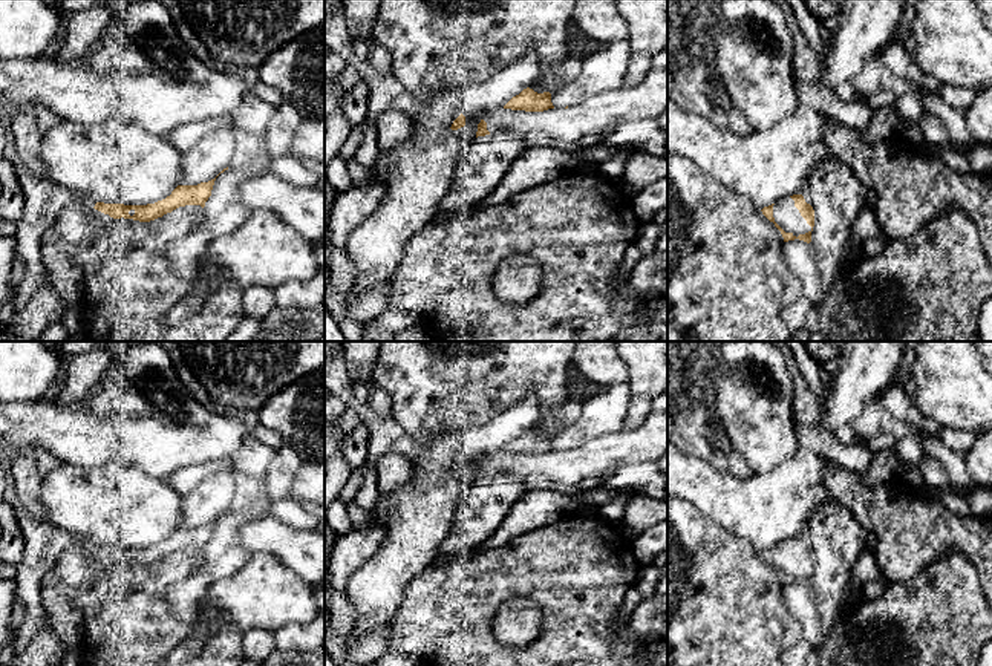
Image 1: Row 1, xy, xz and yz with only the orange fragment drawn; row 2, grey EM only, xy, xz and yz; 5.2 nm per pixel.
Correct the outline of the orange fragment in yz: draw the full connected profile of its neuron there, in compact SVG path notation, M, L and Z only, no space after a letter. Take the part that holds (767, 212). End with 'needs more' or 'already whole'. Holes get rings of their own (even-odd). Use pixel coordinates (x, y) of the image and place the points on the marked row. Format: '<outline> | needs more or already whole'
M802 194L784 198L761 211L781 231L784 242L795 239L811 242L814 210Z | needs more

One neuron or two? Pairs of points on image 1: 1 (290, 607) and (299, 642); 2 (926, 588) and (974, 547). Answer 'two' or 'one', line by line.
1: two
2: two

